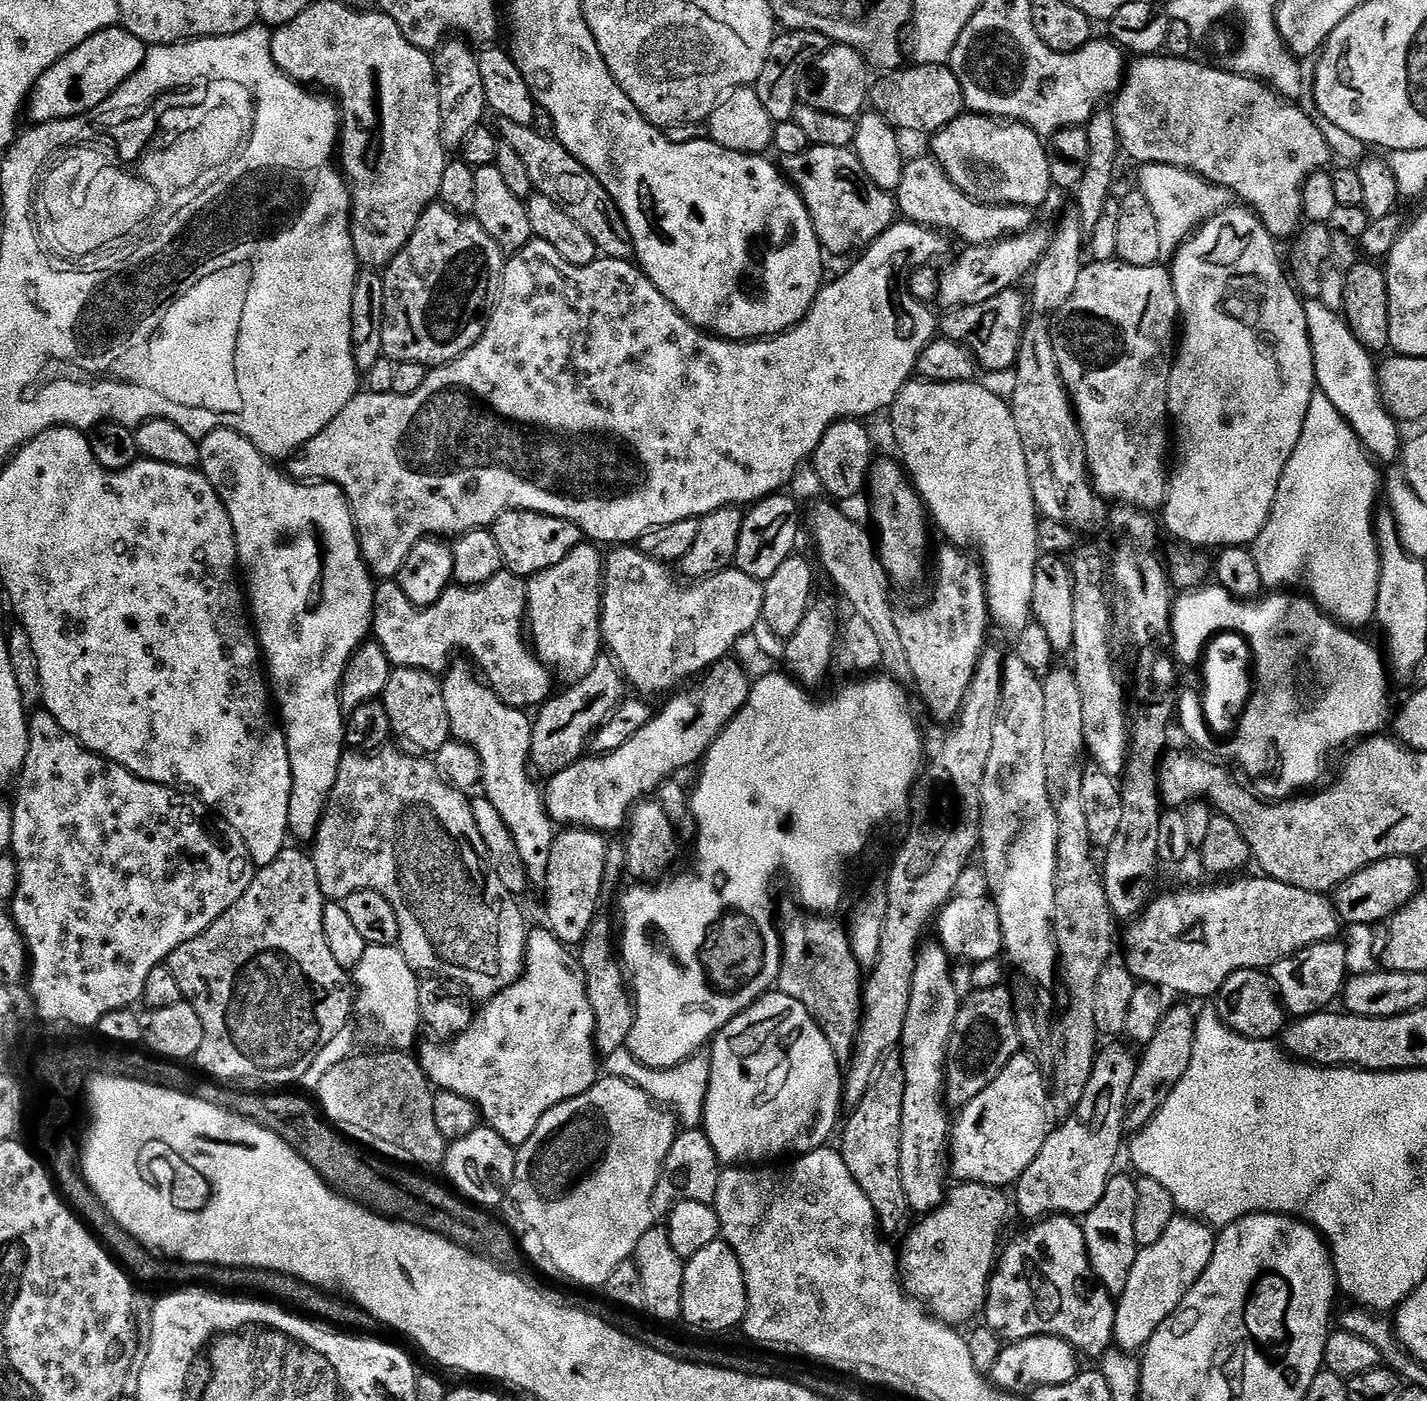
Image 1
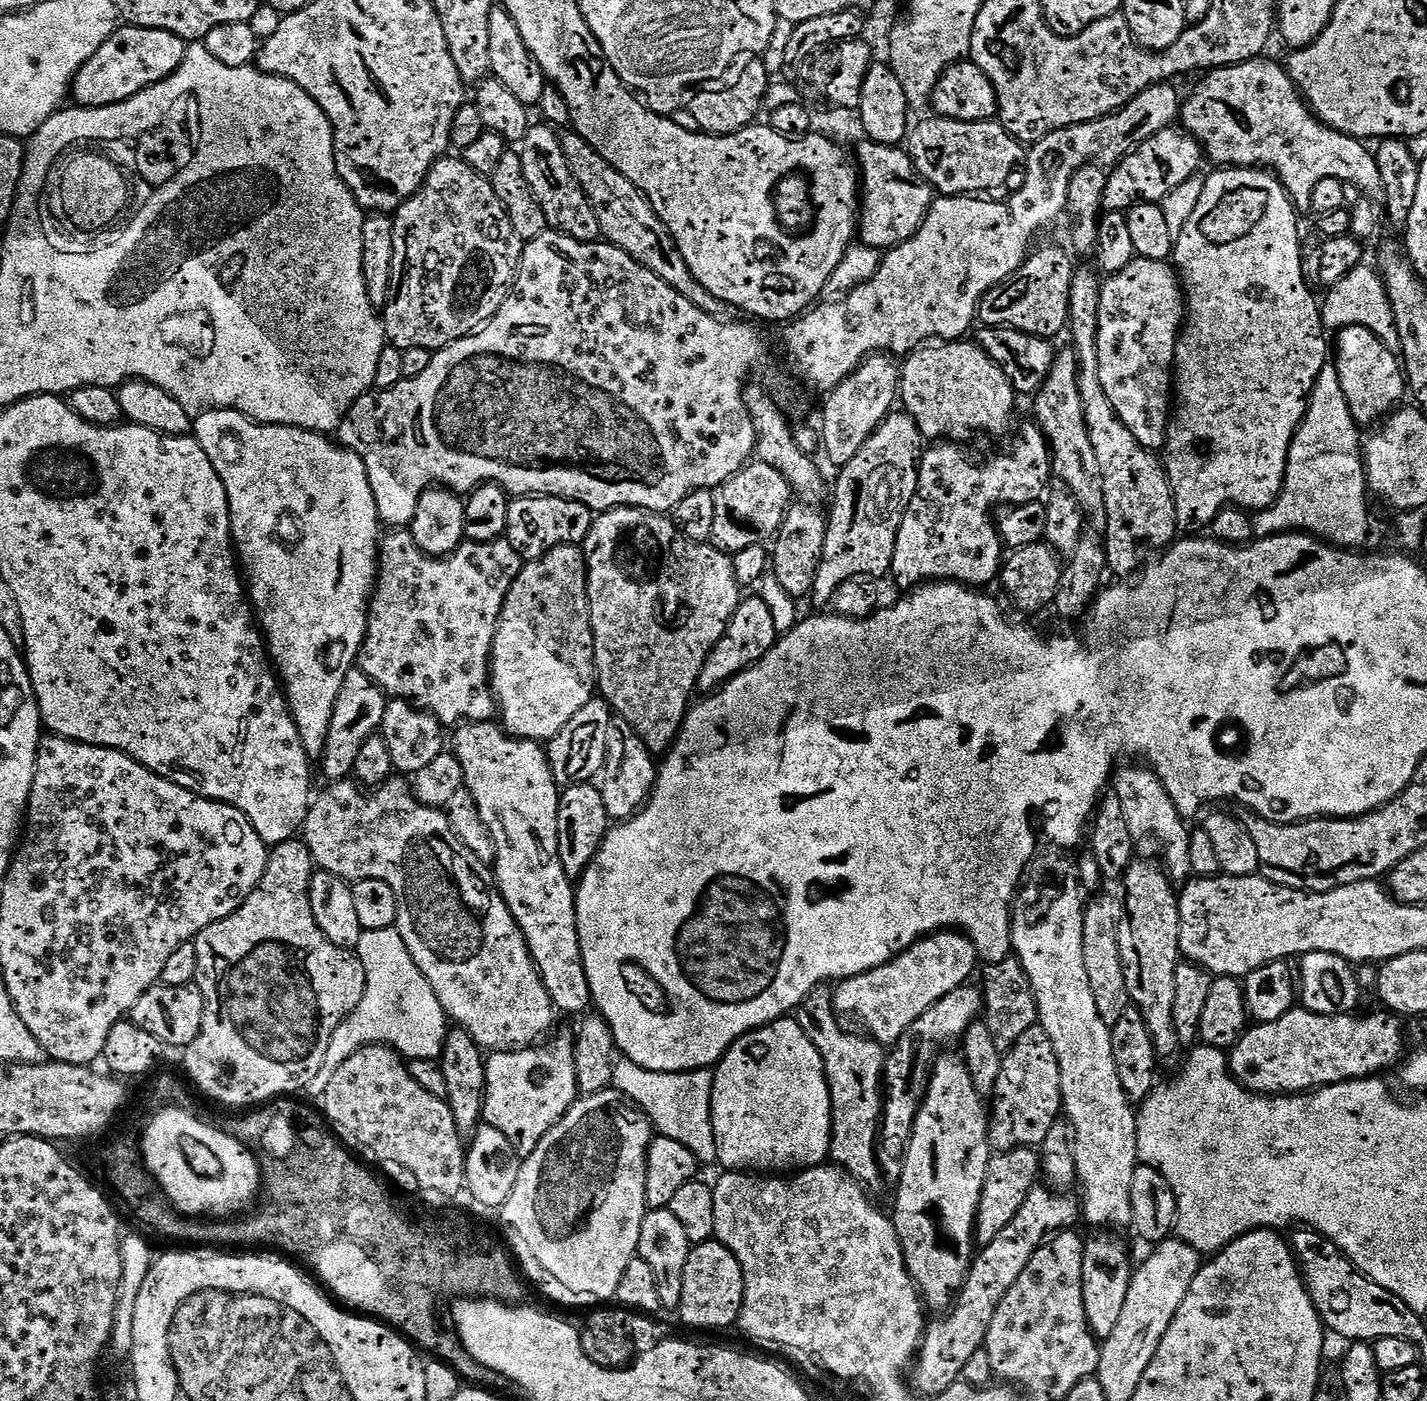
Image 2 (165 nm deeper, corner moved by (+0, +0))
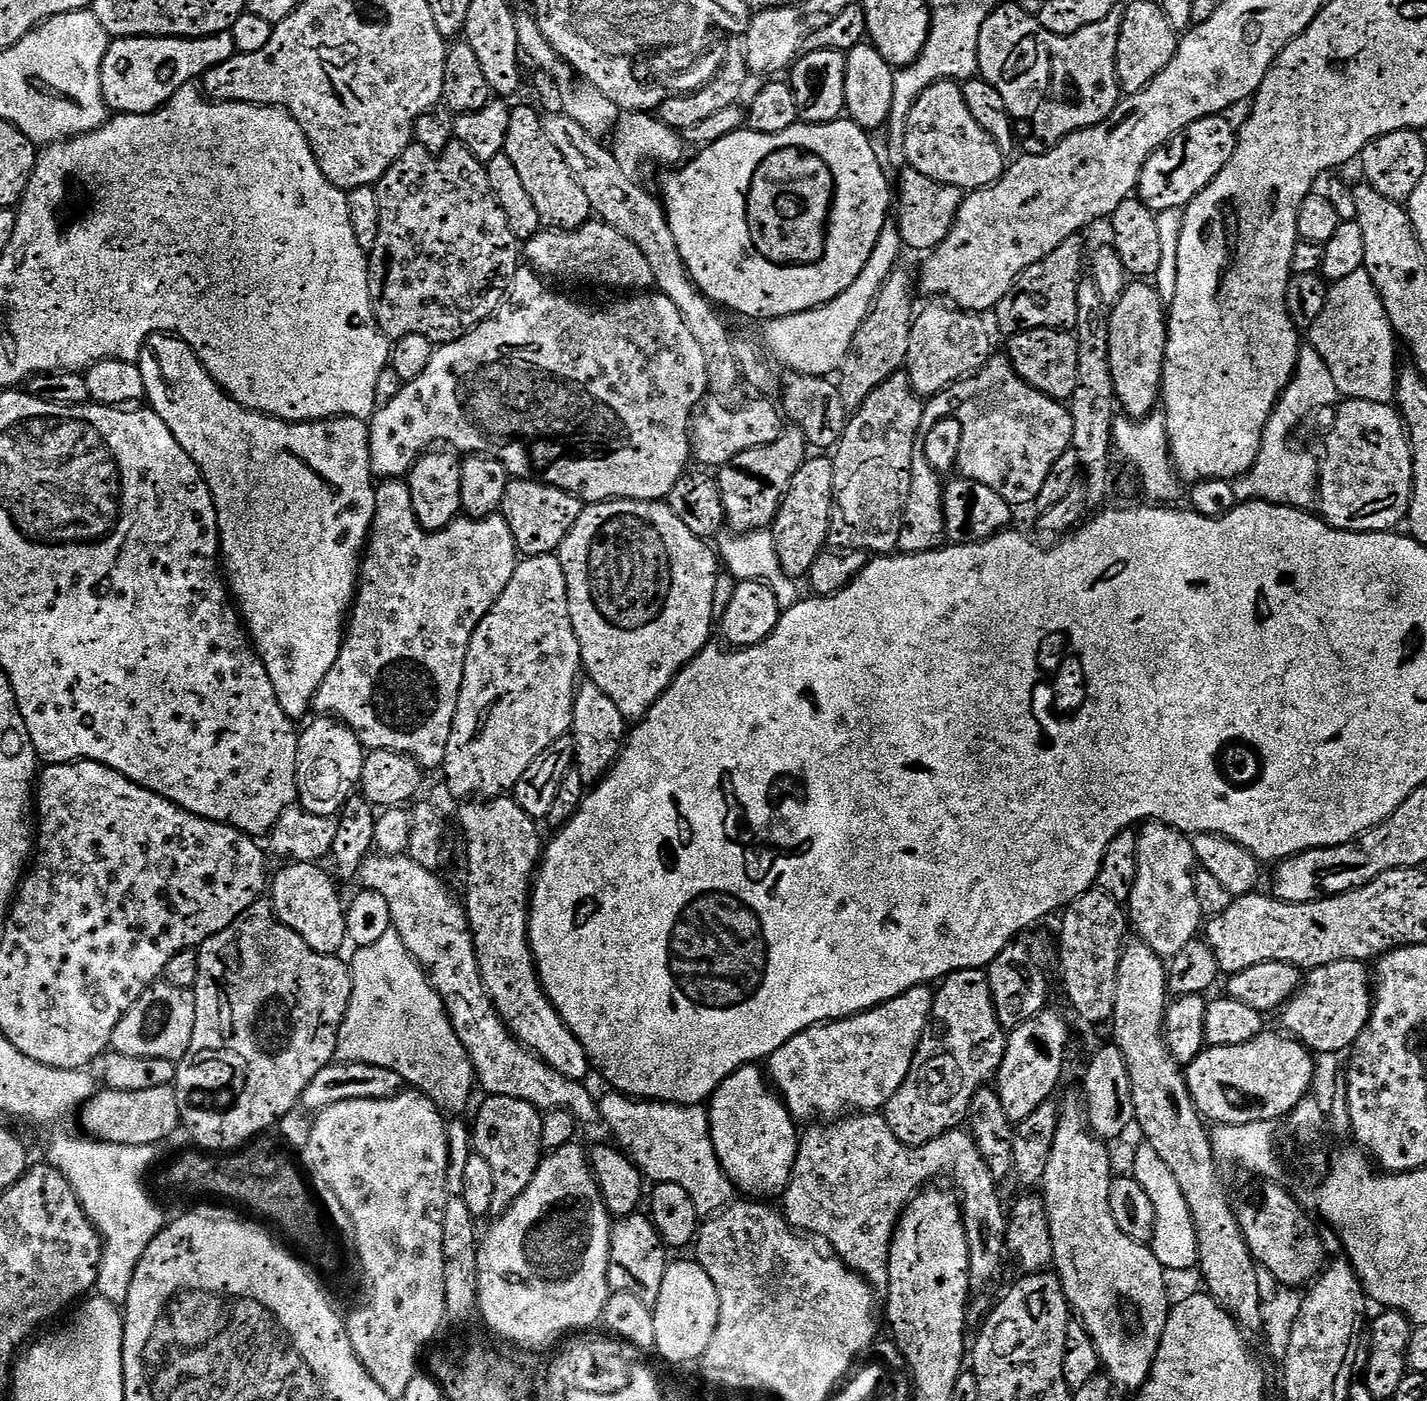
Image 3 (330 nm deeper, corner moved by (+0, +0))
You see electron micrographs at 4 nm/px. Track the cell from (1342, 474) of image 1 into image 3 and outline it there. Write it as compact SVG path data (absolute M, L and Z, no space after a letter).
M1301 347L1296 372L1264 427L1258 456L1250 471L1232 484L1237 501L1265 500L1268 504L1286 504L1289 508L1311 509L1318 500L1318 460L1304 448L1291 448L1288 435L1319 408L1331 409L1337 403L1338 393L1330 366L1322 362L1318 350Z

